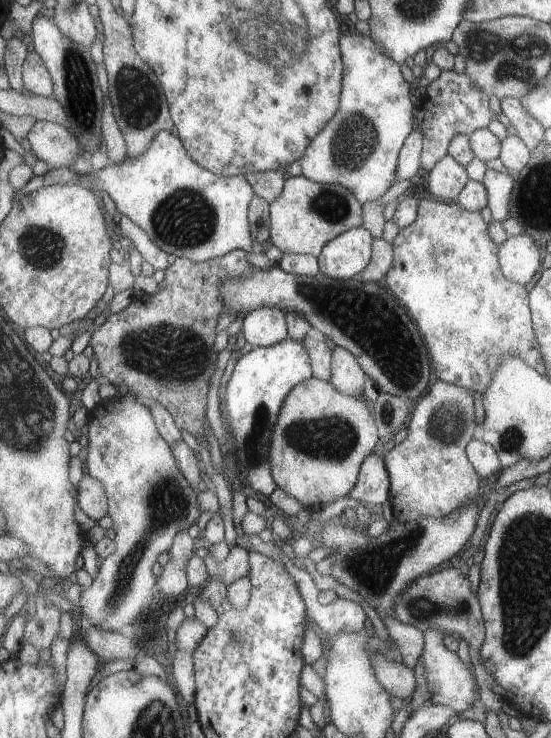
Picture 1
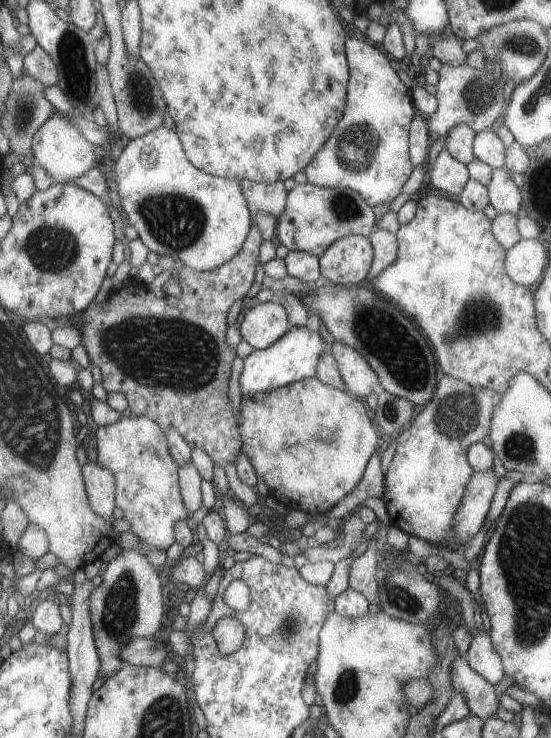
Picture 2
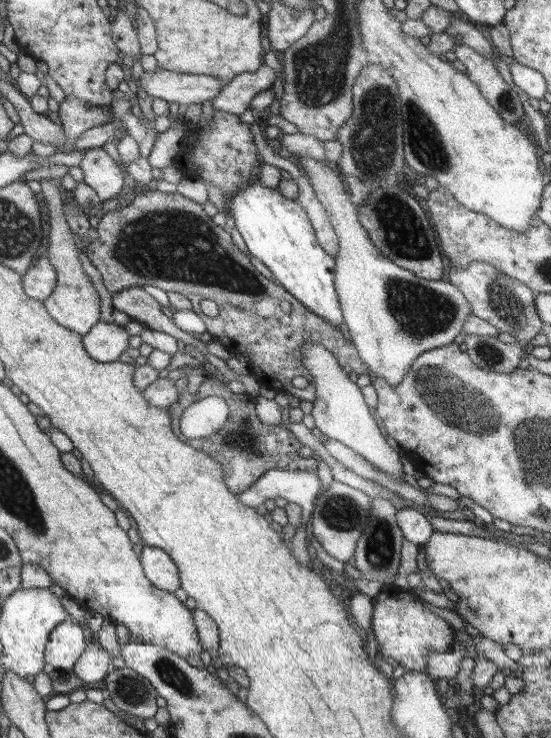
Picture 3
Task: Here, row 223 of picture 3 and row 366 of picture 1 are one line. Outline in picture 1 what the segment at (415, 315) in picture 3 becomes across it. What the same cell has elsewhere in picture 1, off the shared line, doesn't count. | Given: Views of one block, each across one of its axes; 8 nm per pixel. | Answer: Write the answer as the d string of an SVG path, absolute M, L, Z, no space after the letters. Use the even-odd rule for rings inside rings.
M337 346L333 350L332 360L333 375L330 376L329 382L338 389L338 392L358 396L369 374L362 369L357 357L345 348Z

